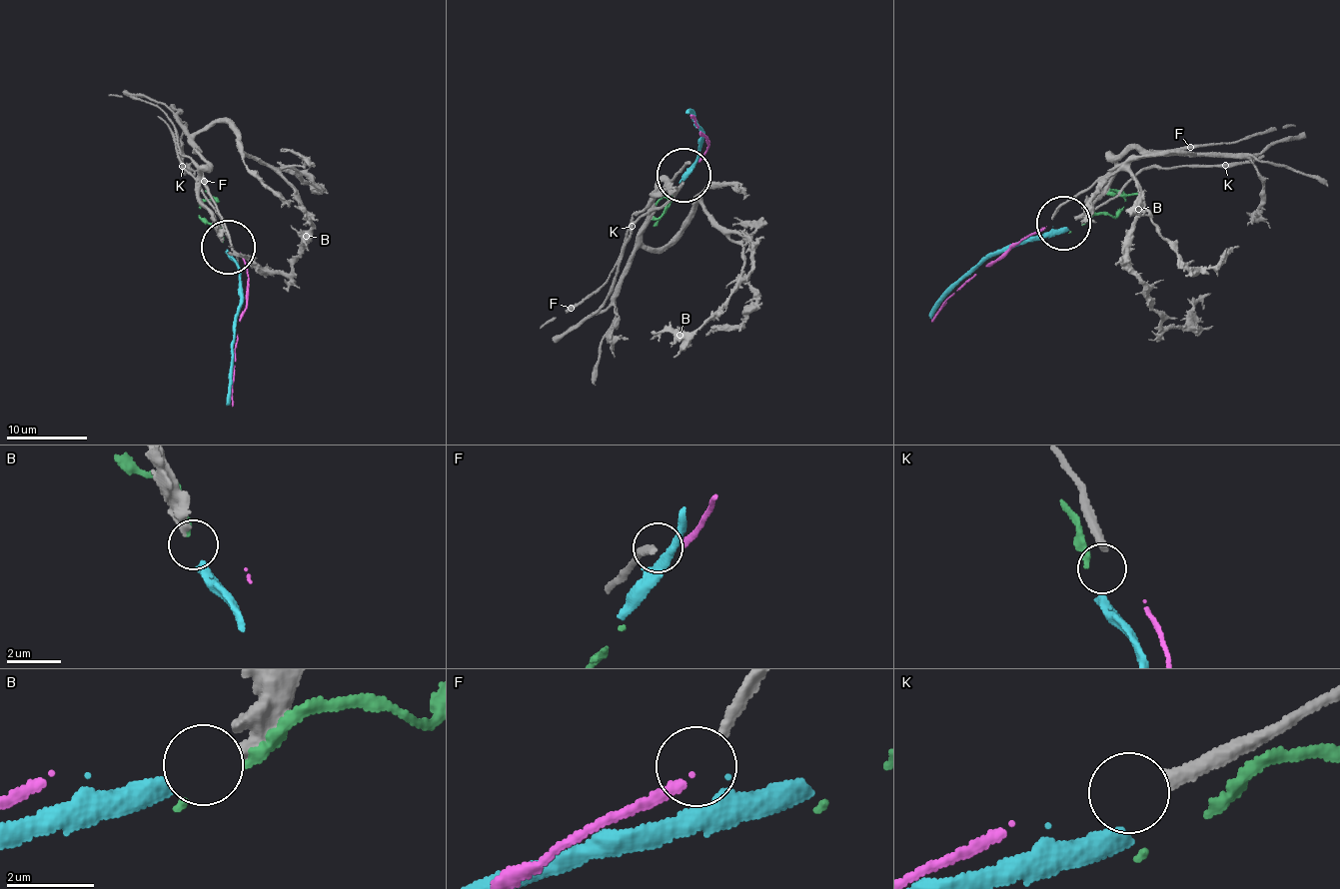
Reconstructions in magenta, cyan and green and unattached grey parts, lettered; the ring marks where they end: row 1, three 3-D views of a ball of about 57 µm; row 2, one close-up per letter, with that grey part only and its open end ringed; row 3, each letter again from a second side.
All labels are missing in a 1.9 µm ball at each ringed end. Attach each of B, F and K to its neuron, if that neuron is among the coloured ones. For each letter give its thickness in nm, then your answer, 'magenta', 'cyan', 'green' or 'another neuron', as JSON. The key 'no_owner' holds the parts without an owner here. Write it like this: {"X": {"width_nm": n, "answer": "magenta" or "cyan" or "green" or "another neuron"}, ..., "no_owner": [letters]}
{"B": {"width_nm": 480, "answer": "cyan"}, "F": {"width_nm": 240, "answer": "another neuron"}, "K": {"width_nm": 320, "answer": "another neuron"}, "no_owner": ["F", "K"]}

